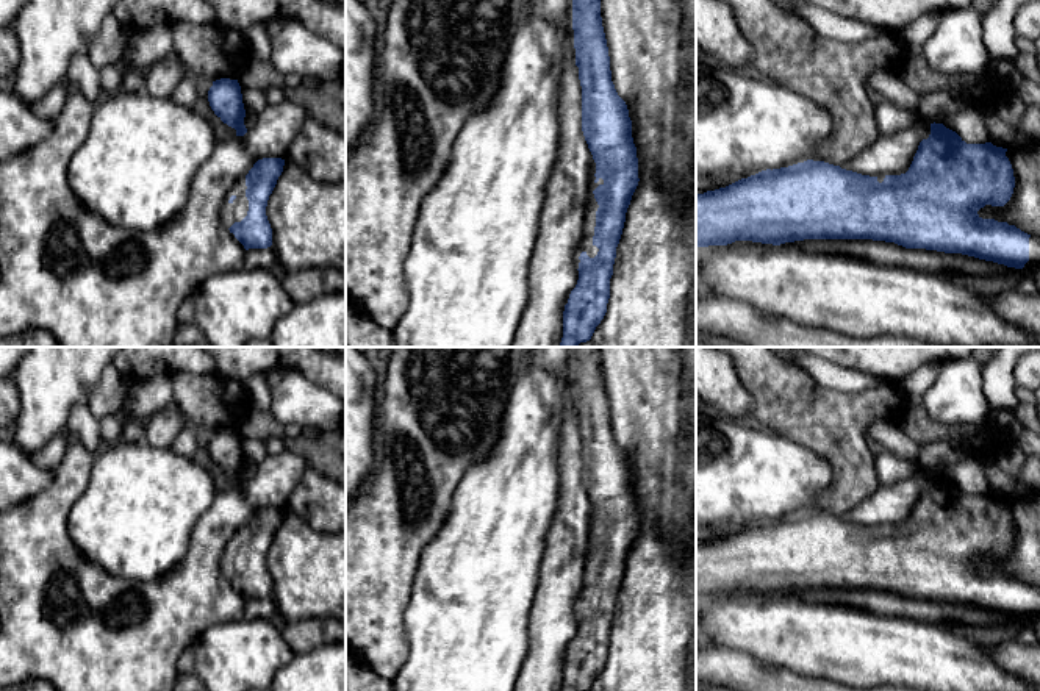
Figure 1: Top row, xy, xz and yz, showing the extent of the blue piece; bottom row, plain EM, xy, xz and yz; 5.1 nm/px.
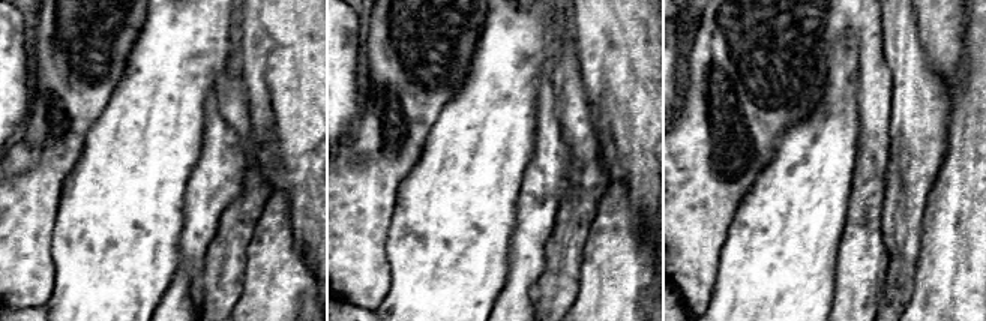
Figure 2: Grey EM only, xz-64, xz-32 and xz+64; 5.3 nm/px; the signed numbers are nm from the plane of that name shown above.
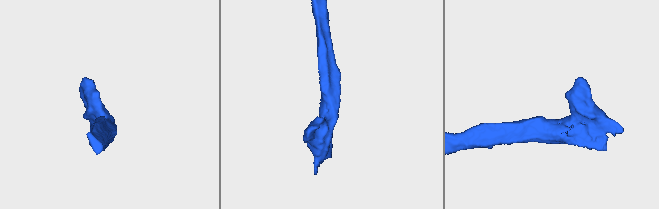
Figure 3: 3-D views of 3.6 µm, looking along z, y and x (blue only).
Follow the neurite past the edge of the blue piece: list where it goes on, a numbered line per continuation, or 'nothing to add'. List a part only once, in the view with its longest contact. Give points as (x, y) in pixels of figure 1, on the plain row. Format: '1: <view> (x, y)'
1: xz (585, 594)

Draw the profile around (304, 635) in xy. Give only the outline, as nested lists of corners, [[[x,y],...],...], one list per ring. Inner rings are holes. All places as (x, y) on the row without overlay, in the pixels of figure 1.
[[[332,618],[303,619],[286,624],[282,636],[294,653],[303,653],[321,644],[346,643],[346,624]]]

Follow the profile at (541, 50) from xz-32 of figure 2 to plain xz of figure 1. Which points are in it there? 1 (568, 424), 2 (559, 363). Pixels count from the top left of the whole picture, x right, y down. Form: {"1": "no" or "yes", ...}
{"1": "no", "2": "no"}

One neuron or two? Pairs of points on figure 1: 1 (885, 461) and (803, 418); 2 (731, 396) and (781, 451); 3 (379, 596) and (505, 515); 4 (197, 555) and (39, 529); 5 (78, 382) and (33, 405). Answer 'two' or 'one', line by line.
1: two
2: two
3: two
4: one
5: one

